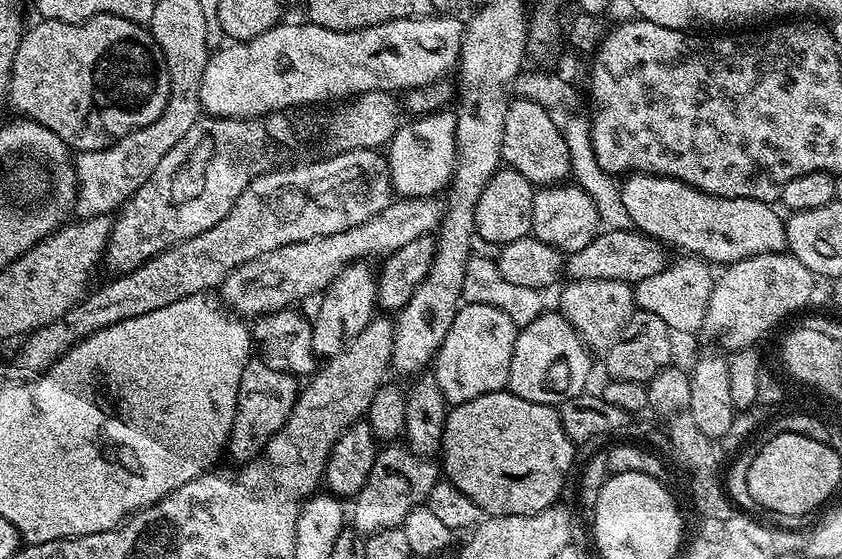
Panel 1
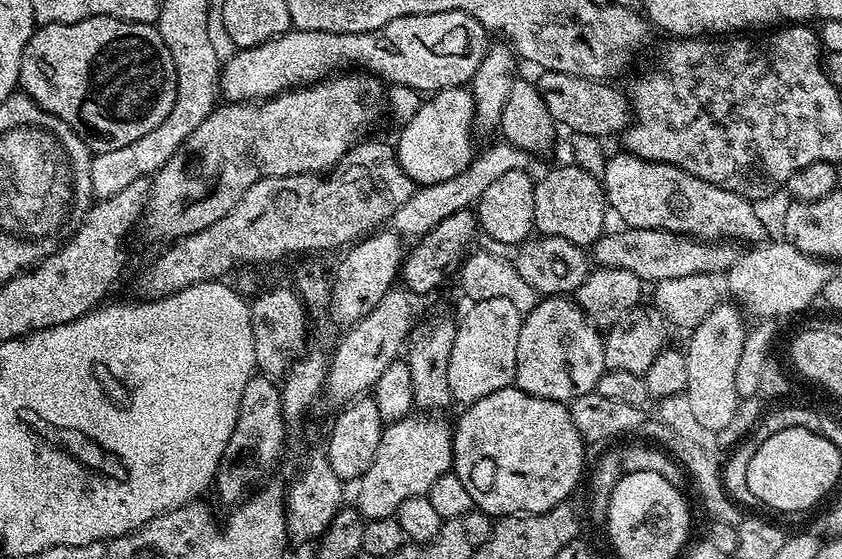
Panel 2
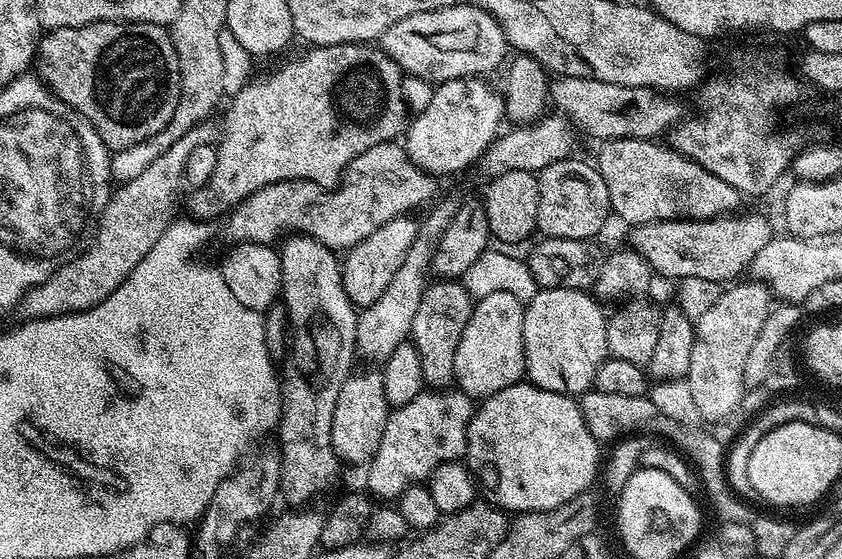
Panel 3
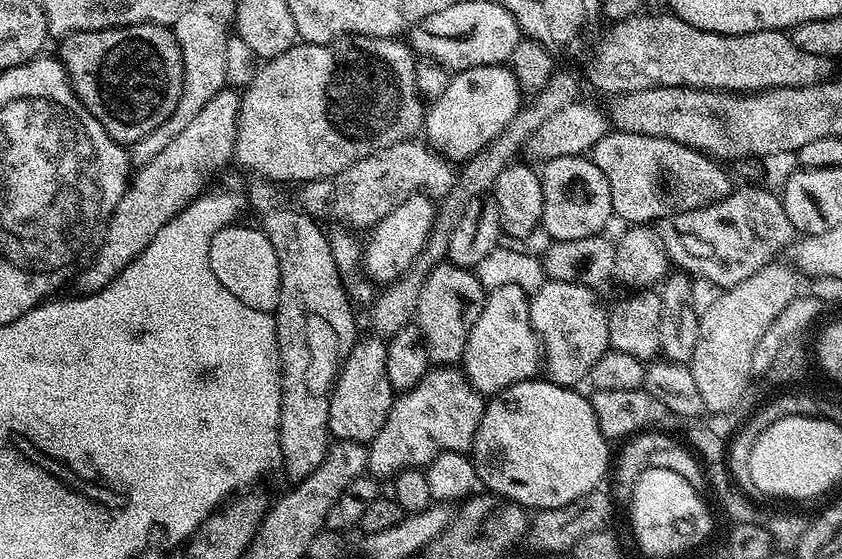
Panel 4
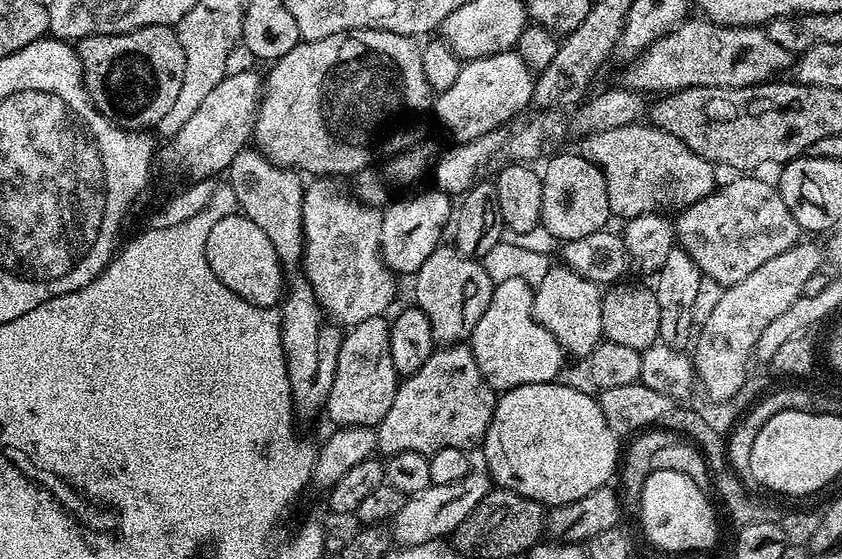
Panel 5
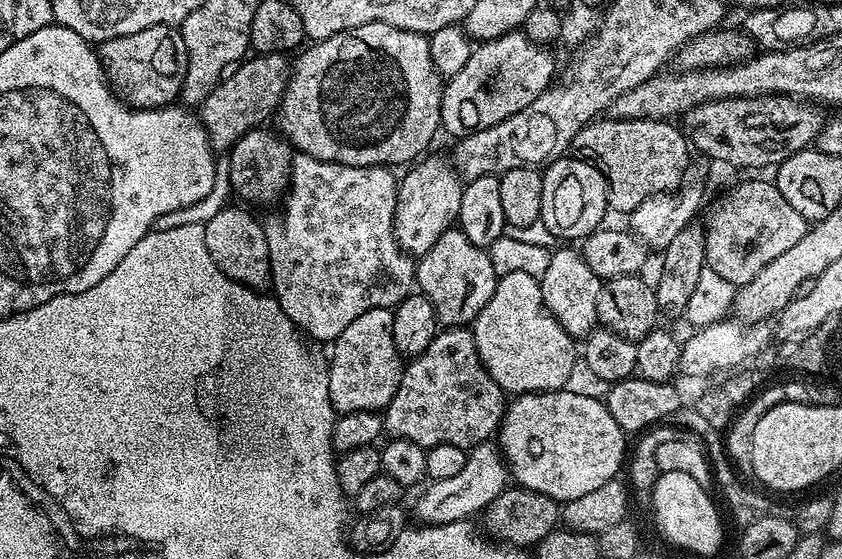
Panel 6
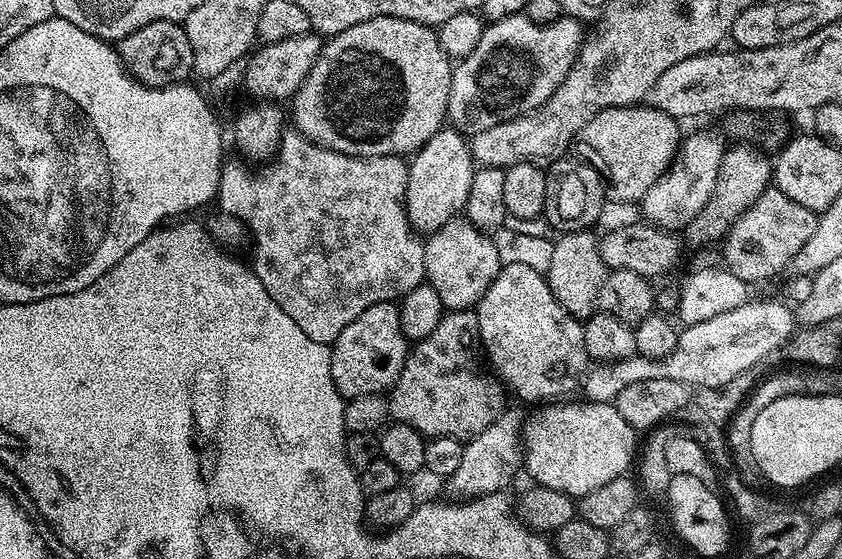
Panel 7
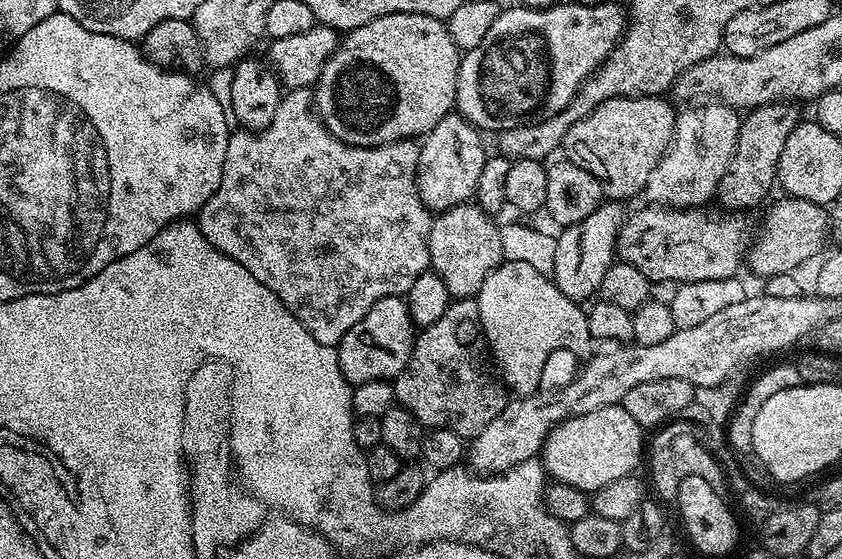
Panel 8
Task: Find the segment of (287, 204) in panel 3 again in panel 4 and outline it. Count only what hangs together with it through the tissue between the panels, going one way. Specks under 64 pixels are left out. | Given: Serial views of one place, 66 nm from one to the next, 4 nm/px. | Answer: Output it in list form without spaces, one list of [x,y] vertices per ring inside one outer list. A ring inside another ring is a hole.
[[[423,139],[403,140],[386,150],[378,150],[354,166],[346,166],[338,175],[328,180],[310,180],[300,192],[299,207],[317,221],[337,220],[337,225],[348,230],[365,228],[371,230],[382,222],[392,210],[397,210],[402,202],[423,193],[433,201],[440,201],[453,189],[457,173],[453,163],[439,152],[429,148]]]

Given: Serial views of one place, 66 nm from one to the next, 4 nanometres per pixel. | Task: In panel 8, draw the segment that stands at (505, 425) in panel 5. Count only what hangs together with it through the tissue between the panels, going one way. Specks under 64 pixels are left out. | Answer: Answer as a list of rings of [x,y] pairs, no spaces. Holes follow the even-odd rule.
[[[611,404],[590,414],[562,421],[546,437],[542,449],[545,473],[553,481],[569,484],[589,494],[614,478],[633,475],[646,452],[646,432],[620,404]]]

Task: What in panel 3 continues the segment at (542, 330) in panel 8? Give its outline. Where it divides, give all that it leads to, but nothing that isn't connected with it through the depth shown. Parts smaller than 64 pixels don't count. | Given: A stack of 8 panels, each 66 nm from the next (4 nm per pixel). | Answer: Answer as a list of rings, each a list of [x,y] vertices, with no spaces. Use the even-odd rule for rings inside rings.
[[[486,294],[486,298],[473,303],[470,322],[466,322],[462,342],[458,342],[458,354],[454,354],[455,387],[472,397],[473,401],[484,400],[525,379],[524,310],[525,305],[514,298],[514,294]]]

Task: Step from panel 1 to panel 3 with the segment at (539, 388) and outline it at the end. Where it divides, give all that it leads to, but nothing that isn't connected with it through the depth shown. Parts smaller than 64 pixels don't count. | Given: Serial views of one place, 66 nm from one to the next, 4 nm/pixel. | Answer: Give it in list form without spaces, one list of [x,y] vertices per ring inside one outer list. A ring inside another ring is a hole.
[[[540,288],[536,297],[527,301],[522,322],[527,383],[573,398],[583,396],[595,385],[598,366],[609,357],[606,342],[608,316],[600,307],[601,301],[583,288]]]

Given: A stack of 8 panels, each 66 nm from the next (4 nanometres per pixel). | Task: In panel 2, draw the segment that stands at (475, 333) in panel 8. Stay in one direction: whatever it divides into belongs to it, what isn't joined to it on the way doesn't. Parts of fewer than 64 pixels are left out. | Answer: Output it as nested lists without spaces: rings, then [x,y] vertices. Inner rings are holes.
[[[413,414],[403,416],[400,420],[391,421],[385,427],[382,434],[382,442],[378,446],[378,454],[374,462],[370,462],[370,470],[360,477],[356,492],[355,507],[360,509],[360,515],[365,521],[381,520],[387,516],[395,517],[396,511],[406,502],[415,496],[427,496],[430,486],[439,476],[444,476],[453,471],[452,467],[452,434],[454,428],[451,423],[448,424],[436,414]]]

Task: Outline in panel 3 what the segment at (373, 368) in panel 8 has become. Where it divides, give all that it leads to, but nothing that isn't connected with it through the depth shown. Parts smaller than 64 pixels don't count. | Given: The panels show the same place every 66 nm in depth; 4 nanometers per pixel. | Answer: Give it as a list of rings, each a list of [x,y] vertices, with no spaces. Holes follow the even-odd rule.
[[[353,371],[340,387],[338,406],[334,406],[332,445],[337,457],[341,461],[349,460],[352,464],[367,466],[382,442],[382,430],[386,426],[389,411],[380,372]]]

